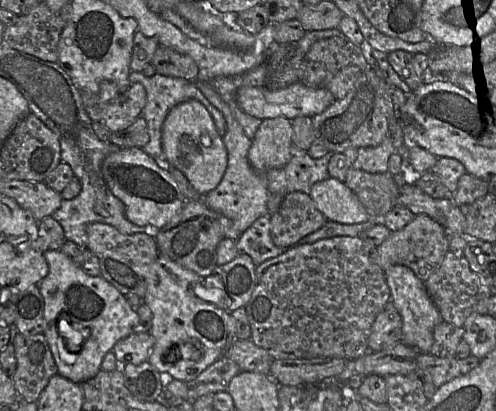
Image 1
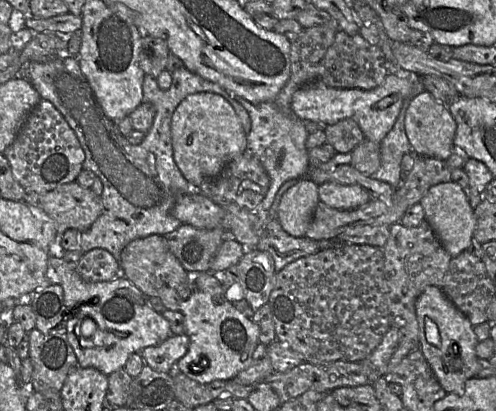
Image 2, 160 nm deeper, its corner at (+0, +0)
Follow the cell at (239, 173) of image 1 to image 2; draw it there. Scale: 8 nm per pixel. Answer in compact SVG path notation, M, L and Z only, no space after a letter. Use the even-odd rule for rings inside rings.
M237 97L237 99L247 111L251 121L251 129L246 134L246 151L251 152L259 159L270 178L270 186L265 198L254 211L250 211L254 212L261 221L266 222L279 188L290 180L309 179L307 172L312 164L309 161L308 150L305 145L309 130L307 124L292 112L291 103L288 109L281 109L274 102L272 104L255 105L240 97Z

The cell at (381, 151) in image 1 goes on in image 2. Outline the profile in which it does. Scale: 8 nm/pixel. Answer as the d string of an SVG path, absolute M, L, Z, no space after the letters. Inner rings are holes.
M404 106L393 128L379 144L381 165L372 177L397 188L402 182L402 157L411 153L411 146L404 127Z

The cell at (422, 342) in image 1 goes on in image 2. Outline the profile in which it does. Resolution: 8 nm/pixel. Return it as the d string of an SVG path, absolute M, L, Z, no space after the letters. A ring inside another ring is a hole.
M428 286L416 301L419 325L419 350L428 361L440 385L447 393L463 395L465 383L479 371L474 326L437 286Z

